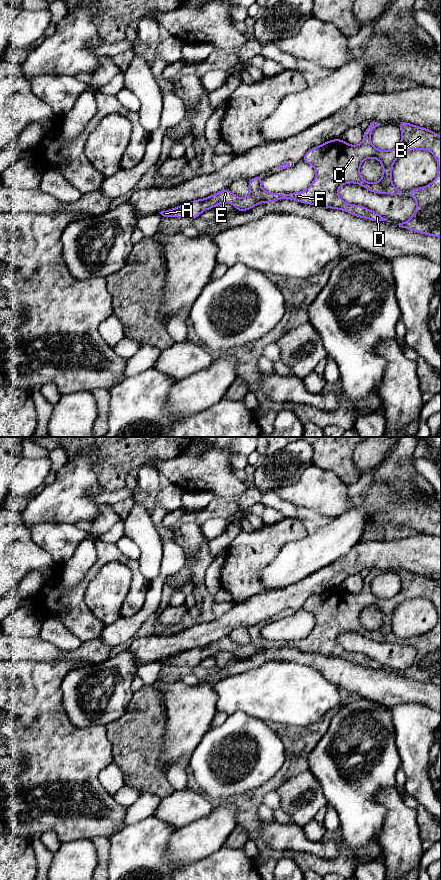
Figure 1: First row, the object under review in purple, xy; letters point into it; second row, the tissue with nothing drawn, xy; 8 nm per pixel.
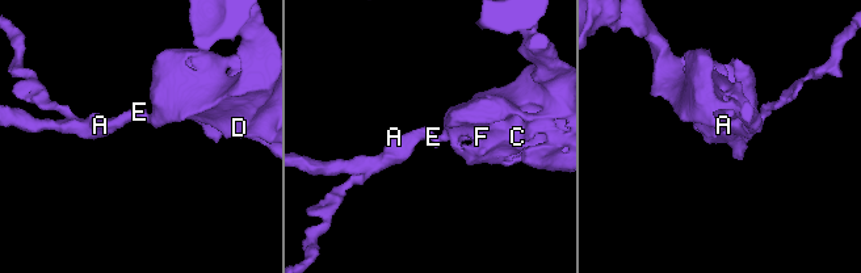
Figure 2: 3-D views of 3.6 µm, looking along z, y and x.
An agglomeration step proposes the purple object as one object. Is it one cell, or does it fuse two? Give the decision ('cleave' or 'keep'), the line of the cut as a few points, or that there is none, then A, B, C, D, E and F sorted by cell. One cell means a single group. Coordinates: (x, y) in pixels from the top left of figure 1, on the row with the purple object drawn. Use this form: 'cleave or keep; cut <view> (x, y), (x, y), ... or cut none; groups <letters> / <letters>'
keep; cut none; groups A B C D E F

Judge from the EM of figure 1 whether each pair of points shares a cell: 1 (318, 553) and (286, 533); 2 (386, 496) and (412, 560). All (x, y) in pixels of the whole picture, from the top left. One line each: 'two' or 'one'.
1: two
2: two

